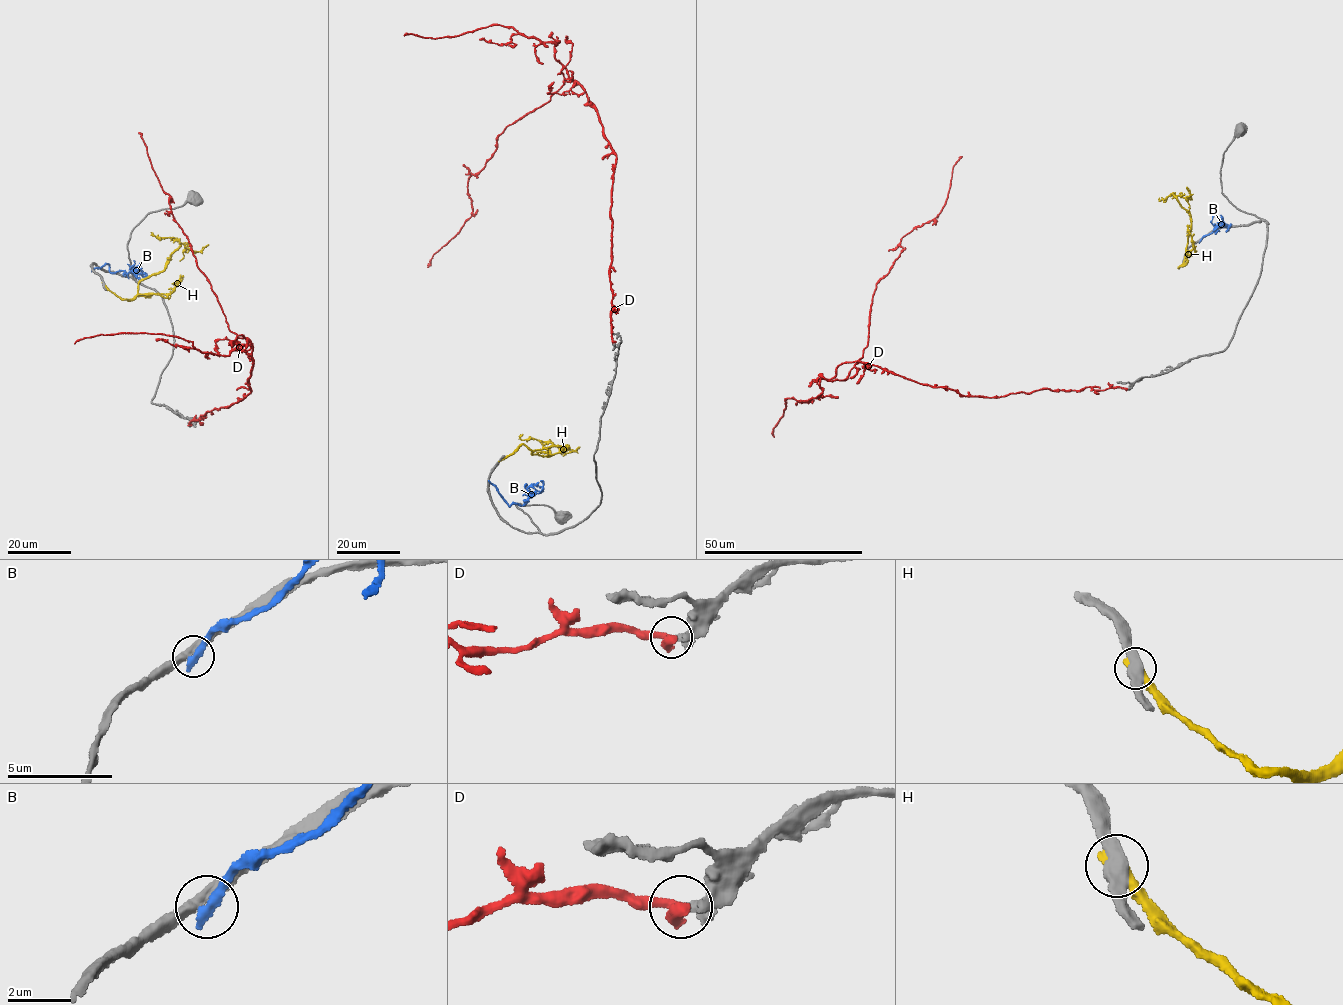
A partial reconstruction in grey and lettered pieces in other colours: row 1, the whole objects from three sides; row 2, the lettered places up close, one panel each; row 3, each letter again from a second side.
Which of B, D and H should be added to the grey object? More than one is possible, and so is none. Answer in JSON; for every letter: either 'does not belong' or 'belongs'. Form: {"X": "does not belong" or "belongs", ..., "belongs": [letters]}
{"B": "does not belong", "D": "belongs", "H": "does not belong", "belongs": ["D"]}

